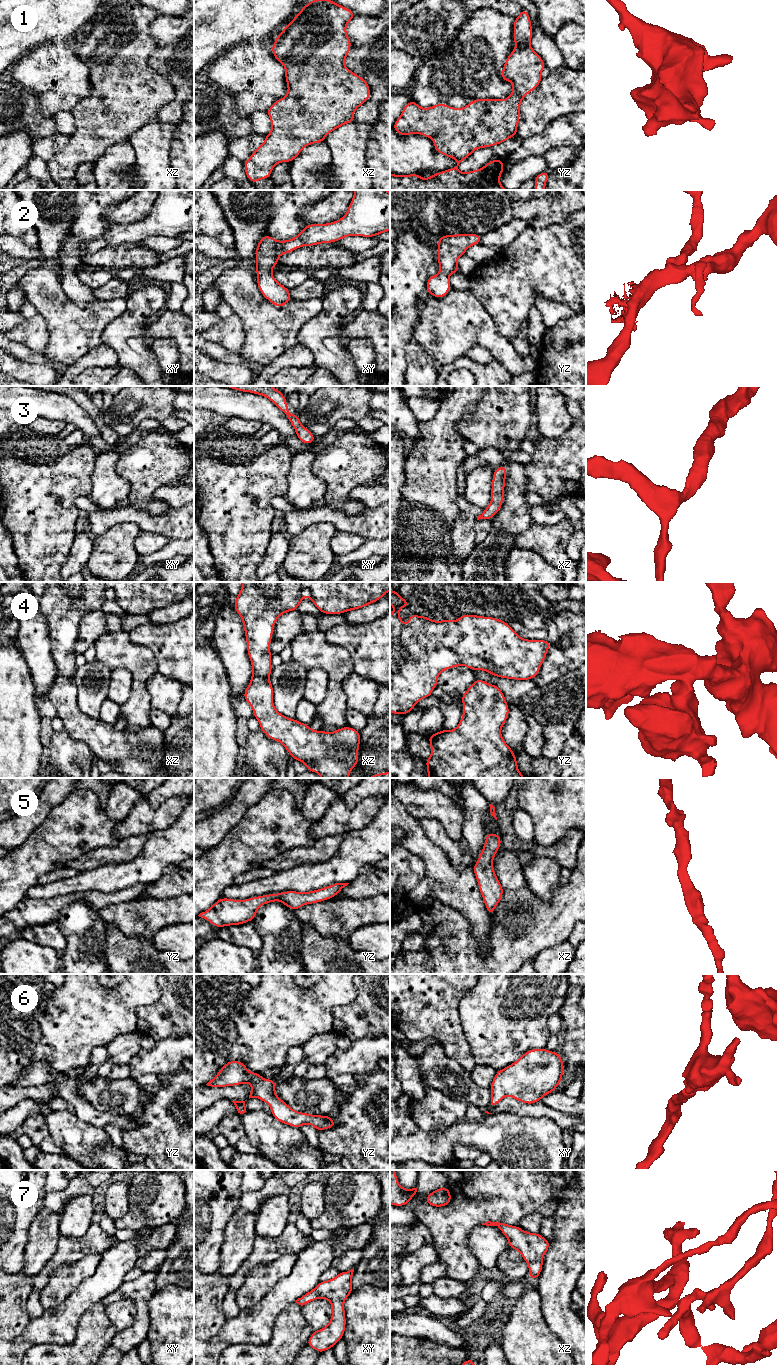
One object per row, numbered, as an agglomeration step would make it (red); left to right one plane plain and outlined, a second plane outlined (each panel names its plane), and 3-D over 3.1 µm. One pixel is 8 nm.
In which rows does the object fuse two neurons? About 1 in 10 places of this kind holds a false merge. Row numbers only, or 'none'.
none

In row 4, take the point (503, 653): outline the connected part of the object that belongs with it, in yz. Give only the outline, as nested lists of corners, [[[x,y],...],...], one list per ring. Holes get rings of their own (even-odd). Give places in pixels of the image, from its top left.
[[[393,590],[390,592],[390,603],[393,606],[393,613],[390,616],[390,713],[405,715],[407,713],[412,712],[412,708],[416,706],[416,704],[424,698],[432,696],[432,691],[435,687],[438,686],[437,680],[440,673],[444,670],[457,667],[457,666],[466,666],[470,670],[474,671],[476,669],[487,671],[493,676],[513,679],[513,680],[522,680],[526,681],[528,679],[533,679],[537,676],[540,671],[542,662],[546,658],[548,649],[551,645],[551,642],[545,640],[529,640],[521,638],[510,626],[510,624],[502,621],[501,619],[497,619],[494,617],[485,617],[471,614],[463,614],[460,616],[458,620],[440,620],[435,621],[429,619],[427,616],[419,616],[412,614],[408,618],[408,624],[405,625],[400,618],[400,609],[402,607],[408,607],[409,601],[406,599],[402,599],[397,590]]]

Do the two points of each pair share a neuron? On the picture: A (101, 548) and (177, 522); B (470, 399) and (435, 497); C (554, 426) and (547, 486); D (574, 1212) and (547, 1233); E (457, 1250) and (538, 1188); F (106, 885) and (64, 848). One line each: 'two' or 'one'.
A: two
B: one
C: two
D: two
E: one
F: two

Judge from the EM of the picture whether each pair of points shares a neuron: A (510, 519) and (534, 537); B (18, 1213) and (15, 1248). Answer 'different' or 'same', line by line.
A: different
B: same

